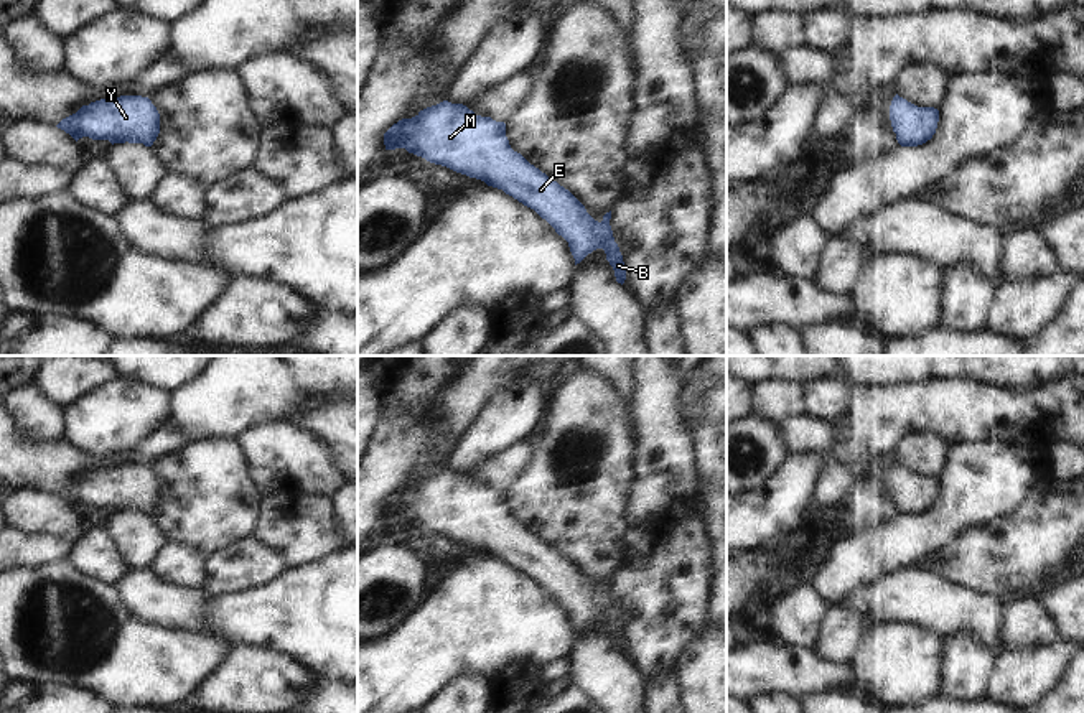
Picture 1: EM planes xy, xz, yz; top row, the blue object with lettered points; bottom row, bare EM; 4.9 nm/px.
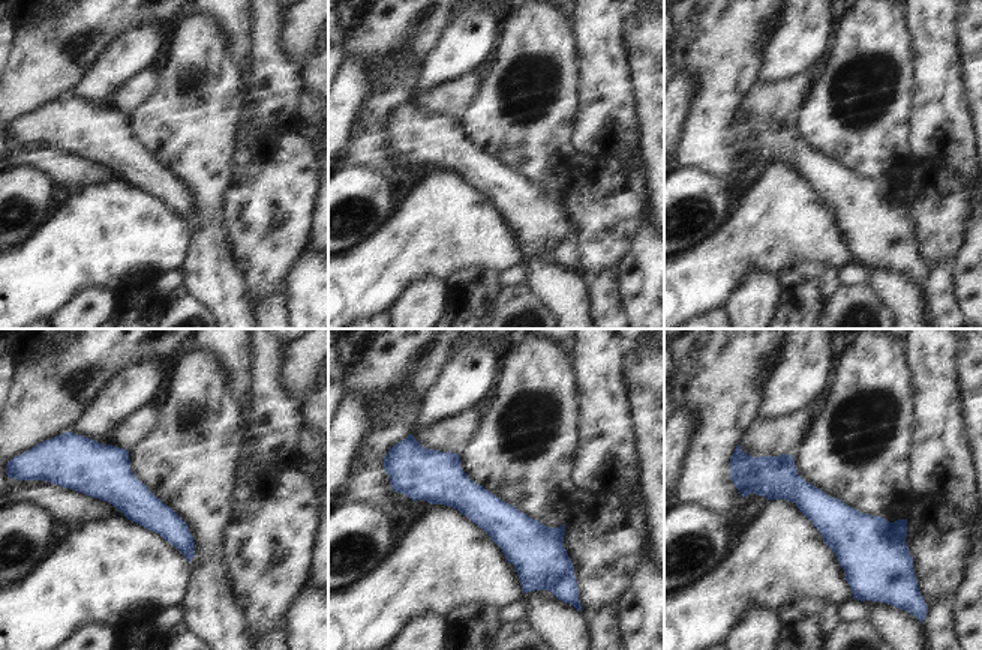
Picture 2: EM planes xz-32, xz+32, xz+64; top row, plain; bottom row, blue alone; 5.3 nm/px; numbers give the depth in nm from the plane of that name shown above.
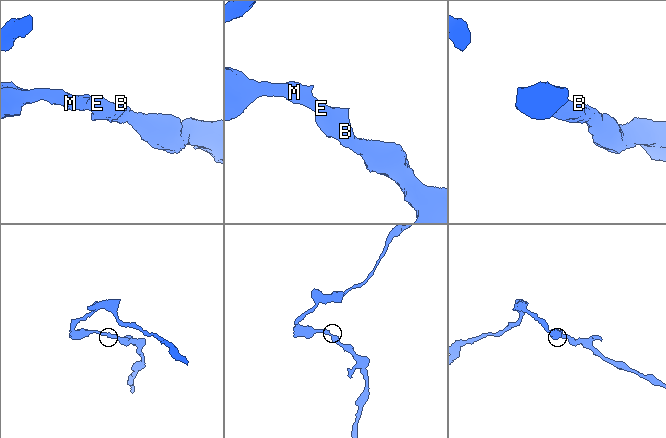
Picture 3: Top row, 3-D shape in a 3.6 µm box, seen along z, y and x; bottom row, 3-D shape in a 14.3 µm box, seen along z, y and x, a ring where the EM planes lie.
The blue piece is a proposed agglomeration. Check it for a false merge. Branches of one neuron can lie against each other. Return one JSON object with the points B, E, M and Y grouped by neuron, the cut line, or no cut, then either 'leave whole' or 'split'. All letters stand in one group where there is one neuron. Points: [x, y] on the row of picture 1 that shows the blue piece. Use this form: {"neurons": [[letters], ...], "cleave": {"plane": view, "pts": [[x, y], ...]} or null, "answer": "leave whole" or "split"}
{"neurons": [["B", "E", "M", "Y"]], "cleave": null, "answer": "leave whole"}

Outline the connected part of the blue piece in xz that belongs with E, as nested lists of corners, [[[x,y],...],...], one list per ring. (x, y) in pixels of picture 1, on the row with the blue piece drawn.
[[[443,100],[420,110],[412,119],[402,119],[394,123],[384,133],[384,145],[385,150],[405,148],[409,153],[422,156],[430,163],[446,166],[456,173],[481,179],[488,186],[502,189],[524,206],[534,209],[568,242],[575,265],[593,250],[603,249],[606,260],[614,270],[616,282],[624,283],[626,267],[610,226],[611,211],[603,216],[601,222],[595,221],[568,189],[511,148],[504,122],[476,115],[463,104]]]

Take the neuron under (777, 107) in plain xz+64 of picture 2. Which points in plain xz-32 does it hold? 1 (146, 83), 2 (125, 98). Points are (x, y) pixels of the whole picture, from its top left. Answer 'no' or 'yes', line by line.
1: yes
2: yes

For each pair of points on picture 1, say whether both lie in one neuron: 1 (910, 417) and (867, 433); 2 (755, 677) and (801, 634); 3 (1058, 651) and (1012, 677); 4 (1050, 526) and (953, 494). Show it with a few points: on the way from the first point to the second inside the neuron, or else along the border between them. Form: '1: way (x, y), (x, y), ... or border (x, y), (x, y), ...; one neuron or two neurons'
1: way (900, 417), (883, 417), (877, 424); one neuron
2: border (786, 643), (791, 647), (811, 649); two neurons
3: way (1046, 662), (1037, 672), (1023, 677); one neuron
4: border (1035, 481), (1030, 496), (1013, 512), (976, 527); two neurons

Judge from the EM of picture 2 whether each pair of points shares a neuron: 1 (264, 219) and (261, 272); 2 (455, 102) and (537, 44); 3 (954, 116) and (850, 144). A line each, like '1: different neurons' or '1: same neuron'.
1: same neuron
2: different neurons
3: different neurons

